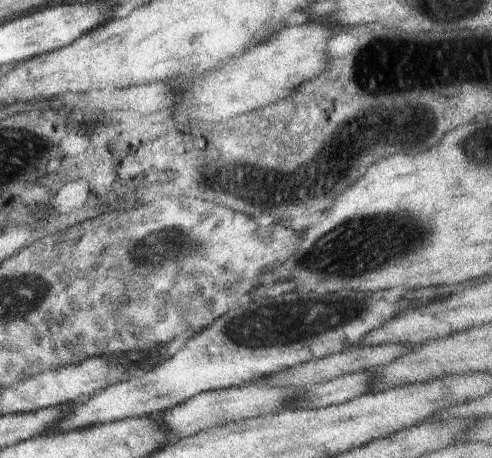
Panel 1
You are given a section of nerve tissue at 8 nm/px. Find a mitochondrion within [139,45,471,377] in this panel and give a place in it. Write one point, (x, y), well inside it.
(364, 246)

